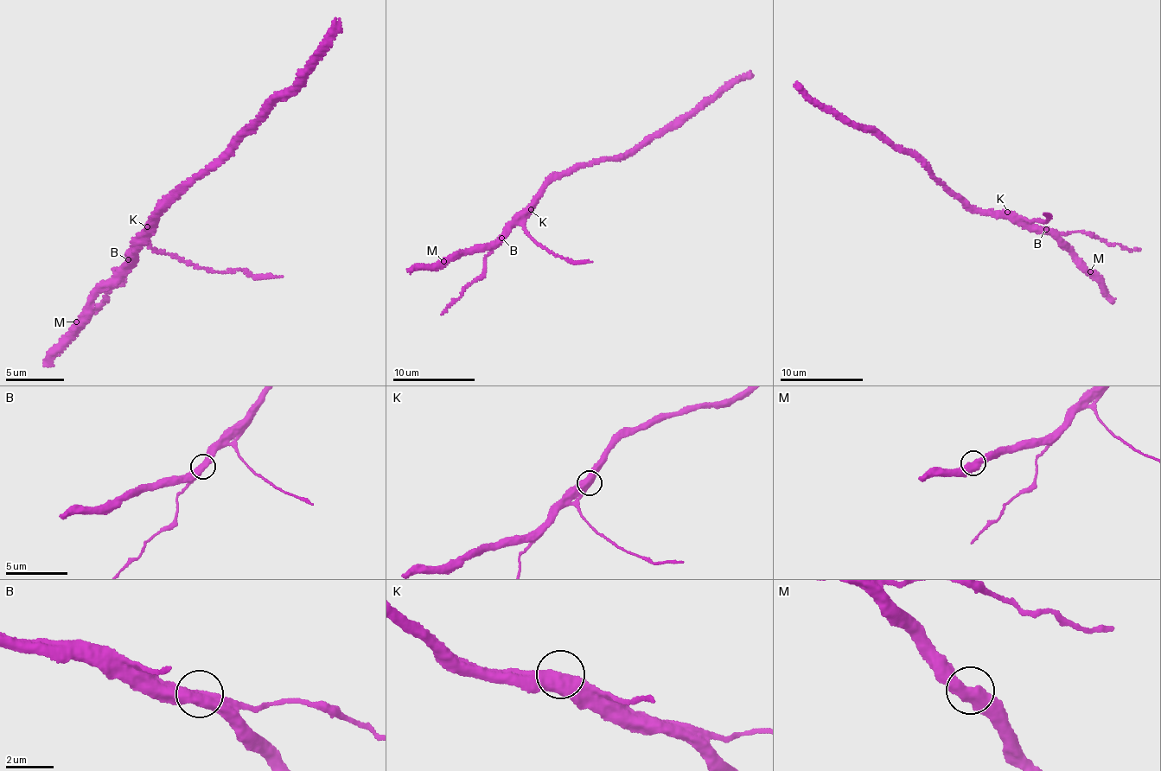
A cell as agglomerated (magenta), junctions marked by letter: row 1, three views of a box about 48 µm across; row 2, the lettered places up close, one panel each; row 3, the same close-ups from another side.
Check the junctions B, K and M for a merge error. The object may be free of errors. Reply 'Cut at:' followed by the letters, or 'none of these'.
Cut at: none of these

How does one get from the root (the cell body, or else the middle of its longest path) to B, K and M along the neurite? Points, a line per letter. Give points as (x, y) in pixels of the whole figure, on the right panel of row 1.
B: (954, 193), (977, 209), (1014, 212), (1033, 226), (1047, 229)
K: (954, 193), (977, 209), (1007, 212)
M: (954, 193), (977, 209), (1012, 212), (1025, 221), (1042, 227), (1090, 271)

